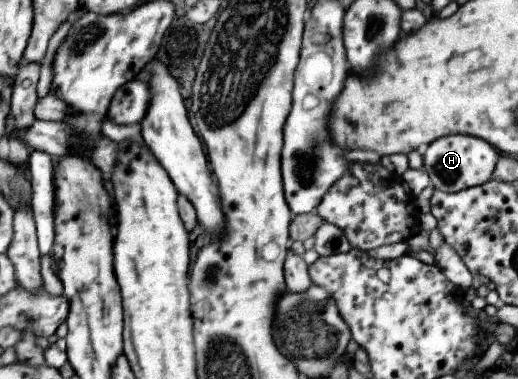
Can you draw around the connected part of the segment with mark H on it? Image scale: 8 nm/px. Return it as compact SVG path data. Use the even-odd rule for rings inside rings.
M463 134L445 135L421 148L422 167L433 189L445 193L479 186L491 179L499 152L483 139Z

